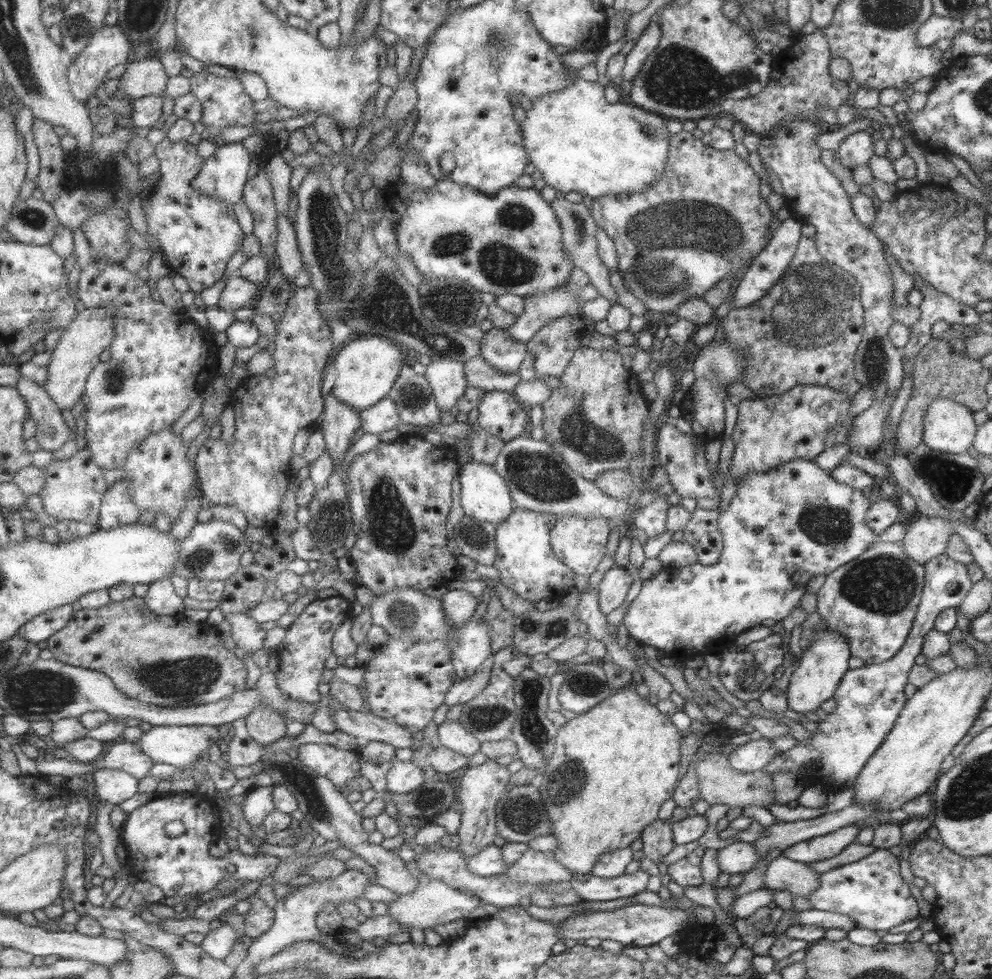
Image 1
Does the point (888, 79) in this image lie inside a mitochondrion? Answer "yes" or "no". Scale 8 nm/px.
no

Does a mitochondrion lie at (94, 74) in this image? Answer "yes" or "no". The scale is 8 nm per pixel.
no

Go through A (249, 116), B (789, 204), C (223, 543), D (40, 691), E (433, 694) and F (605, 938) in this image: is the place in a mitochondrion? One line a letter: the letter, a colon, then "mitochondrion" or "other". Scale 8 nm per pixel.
A: other
B: other
C: mitochondrion
D: mitochondrion
E: other
F: other

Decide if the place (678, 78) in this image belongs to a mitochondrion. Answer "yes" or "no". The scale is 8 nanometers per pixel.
yes

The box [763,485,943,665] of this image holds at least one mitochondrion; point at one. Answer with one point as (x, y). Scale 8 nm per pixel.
(884, 583)

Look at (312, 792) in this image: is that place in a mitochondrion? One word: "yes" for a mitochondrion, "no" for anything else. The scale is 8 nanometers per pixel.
yes

